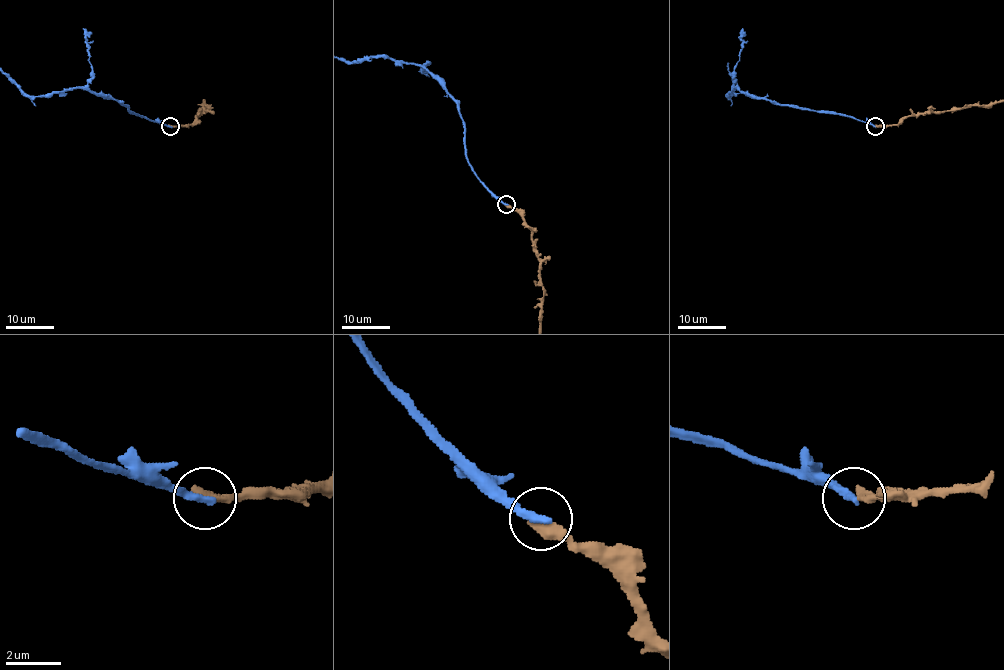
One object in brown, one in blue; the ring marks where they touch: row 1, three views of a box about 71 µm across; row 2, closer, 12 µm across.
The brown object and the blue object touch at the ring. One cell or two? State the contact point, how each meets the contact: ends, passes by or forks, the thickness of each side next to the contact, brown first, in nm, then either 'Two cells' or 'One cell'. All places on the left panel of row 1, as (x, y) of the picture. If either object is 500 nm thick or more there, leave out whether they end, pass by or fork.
Place: (170, 126). At the ring brown ends. At the ring blue ends. Thickness 360 nm (brown) against 300 nm. Two cells

